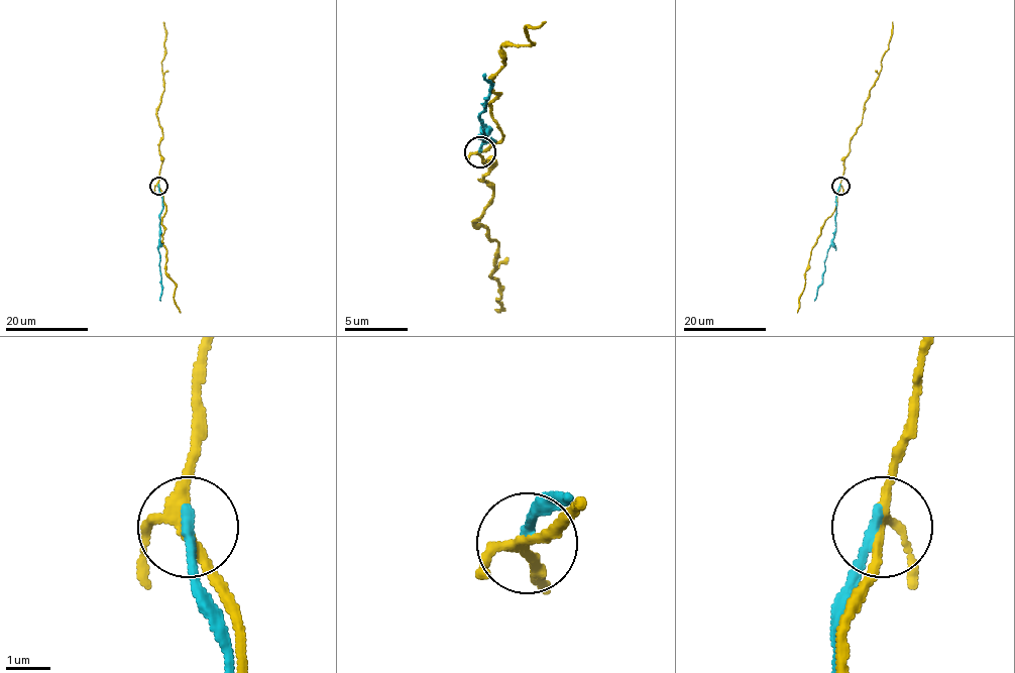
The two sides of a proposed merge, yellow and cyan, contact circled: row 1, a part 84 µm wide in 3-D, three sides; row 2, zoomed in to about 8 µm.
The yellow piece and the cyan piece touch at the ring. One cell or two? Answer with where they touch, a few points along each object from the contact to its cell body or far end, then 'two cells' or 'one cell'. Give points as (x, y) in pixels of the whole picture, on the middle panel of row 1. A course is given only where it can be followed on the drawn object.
place (480, 152); course yellow (479, 151), (491, 199), (476, 224), (498, 245), (488, 276), (498, 284), (495, 312); course cyan (479, 151), (491, 138), (482, 138), (482, 104), (488, 98), (485, 73); two cells

